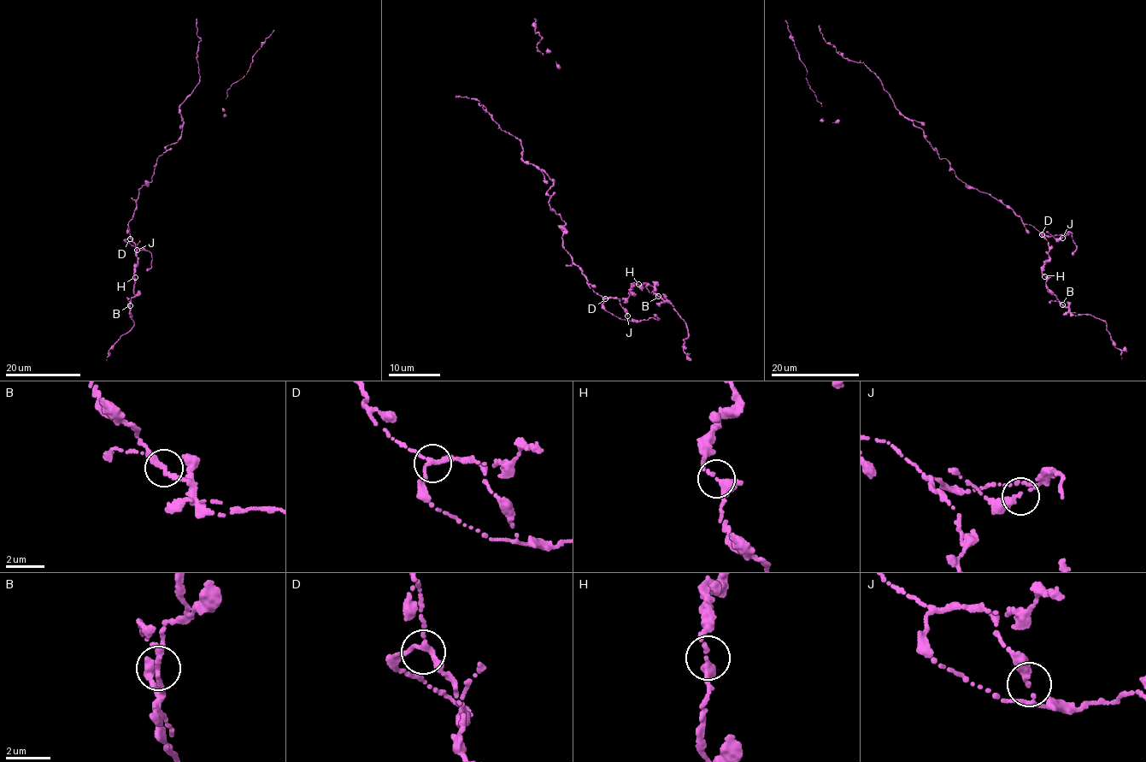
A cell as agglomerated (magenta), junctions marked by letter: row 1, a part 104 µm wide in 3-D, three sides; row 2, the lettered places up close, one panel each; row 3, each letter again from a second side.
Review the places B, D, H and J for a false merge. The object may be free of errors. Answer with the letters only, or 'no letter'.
no letter

